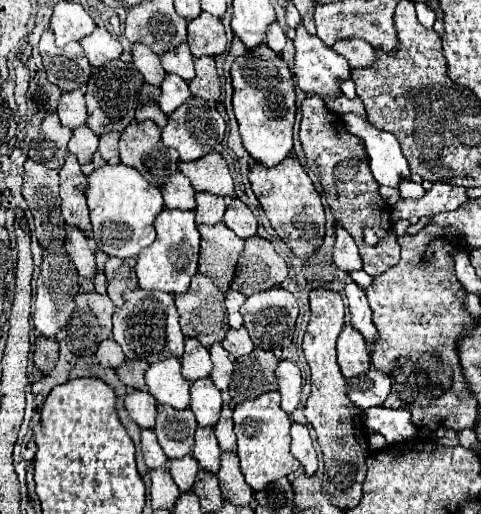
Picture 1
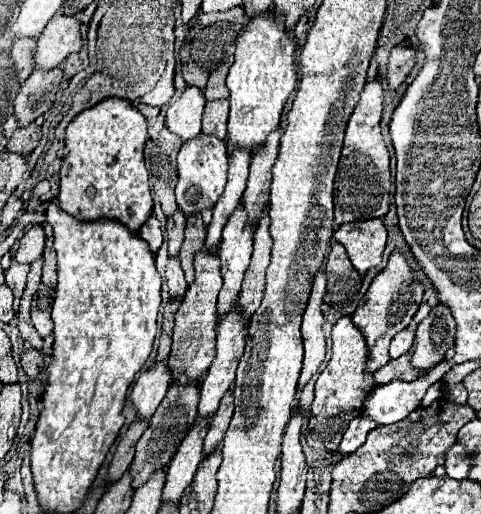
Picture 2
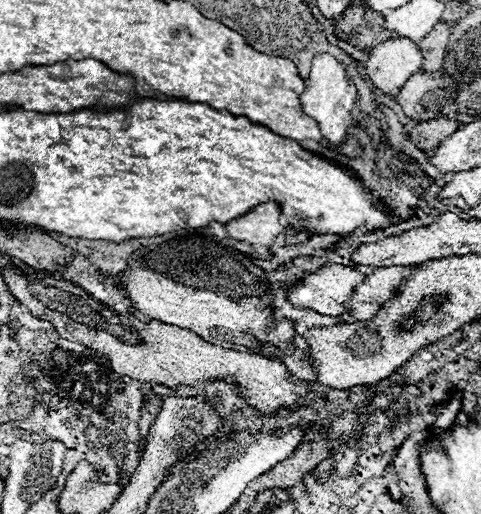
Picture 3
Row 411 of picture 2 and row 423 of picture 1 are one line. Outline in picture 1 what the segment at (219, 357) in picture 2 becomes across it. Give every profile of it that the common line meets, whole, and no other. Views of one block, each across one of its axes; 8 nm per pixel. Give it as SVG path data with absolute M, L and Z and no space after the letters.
M208 378L208 380L196 380L196 384L192 384L190 388L190 394L192 394L190 408L198 420L198 426L212 428L218 422L222 410L220 390Z

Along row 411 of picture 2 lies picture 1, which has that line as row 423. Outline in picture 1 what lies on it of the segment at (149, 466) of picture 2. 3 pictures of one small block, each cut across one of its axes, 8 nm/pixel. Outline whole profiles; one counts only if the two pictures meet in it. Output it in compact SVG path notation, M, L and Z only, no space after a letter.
M158 404L158 418L154 432L168 460L182 458L192 452L196 428L198 424L190 408L176 410L172 406Z

